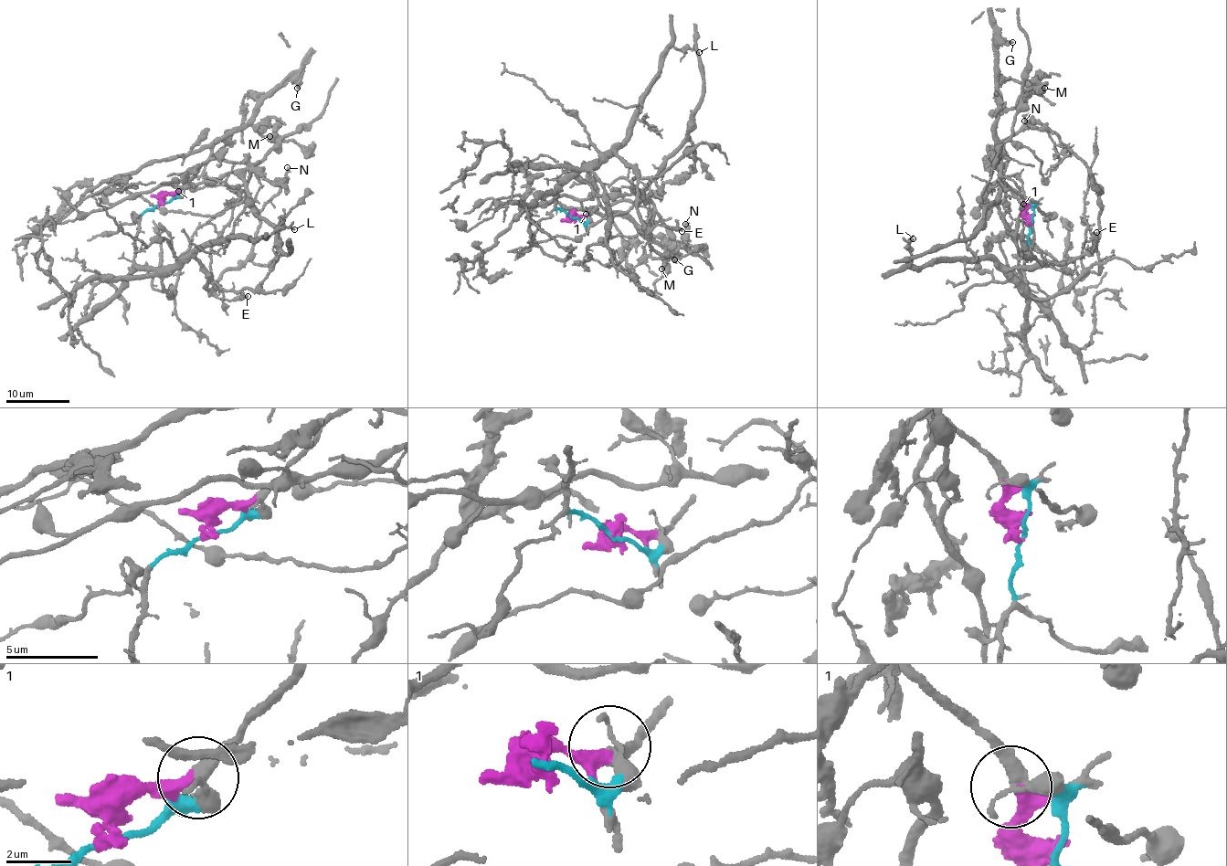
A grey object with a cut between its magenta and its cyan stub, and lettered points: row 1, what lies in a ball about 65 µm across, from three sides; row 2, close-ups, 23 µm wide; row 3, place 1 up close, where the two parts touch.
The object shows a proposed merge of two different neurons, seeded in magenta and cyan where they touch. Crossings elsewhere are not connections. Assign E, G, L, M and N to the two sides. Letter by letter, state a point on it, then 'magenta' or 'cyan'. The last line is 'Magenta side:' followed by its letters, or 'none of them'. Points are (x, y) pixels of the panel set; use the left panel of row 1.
E: (248, 296) | cyan
G: (297, 88) | magenta
L: (294, 229) | cyan
M: (269, 136) | magenta
N: (287, 167) | cyan
Magenta side: G, M

